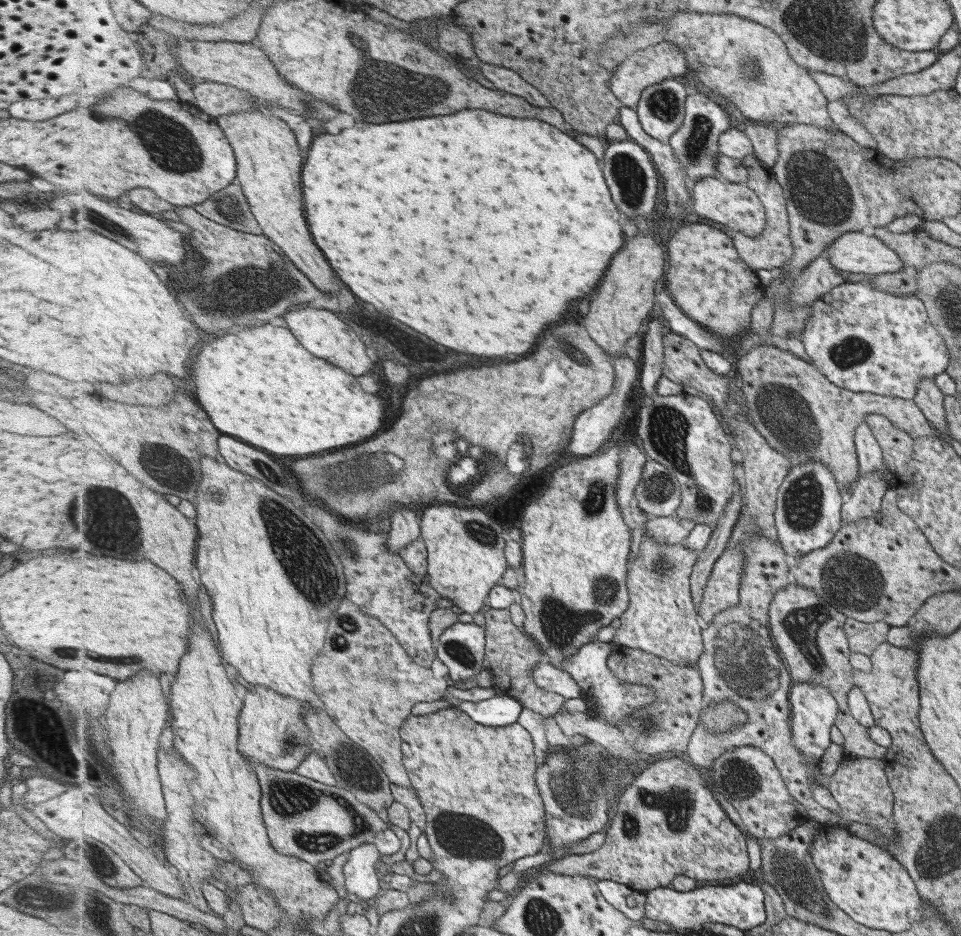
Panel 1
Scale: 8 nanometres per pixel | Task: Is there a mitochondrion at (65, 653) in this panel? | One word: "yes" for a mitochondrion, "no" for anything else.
no

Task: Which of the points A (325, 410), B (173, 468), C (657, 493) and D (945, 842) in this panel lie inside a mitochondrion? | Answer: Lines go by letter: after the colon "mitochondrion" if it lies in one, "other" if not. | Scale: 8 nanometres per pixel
A: other
B: mitochondrion
C: mitochondrion
D: mitochondrion

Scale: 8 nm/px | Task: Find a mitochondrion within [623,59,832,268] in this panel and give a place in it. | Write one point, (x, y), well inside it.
(696, 144)

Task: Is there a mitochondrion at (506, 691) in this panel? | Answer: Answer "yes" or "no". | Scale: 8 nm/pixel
no

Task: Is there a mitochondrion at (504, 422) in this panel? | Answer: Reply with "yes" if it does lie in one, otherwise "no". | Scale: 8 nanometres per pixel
no

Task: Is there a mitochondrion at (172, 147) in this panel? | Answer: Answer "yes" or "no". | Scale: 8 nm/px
yes

